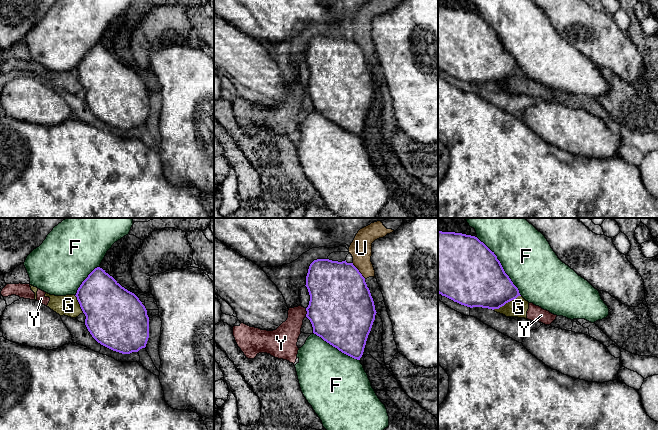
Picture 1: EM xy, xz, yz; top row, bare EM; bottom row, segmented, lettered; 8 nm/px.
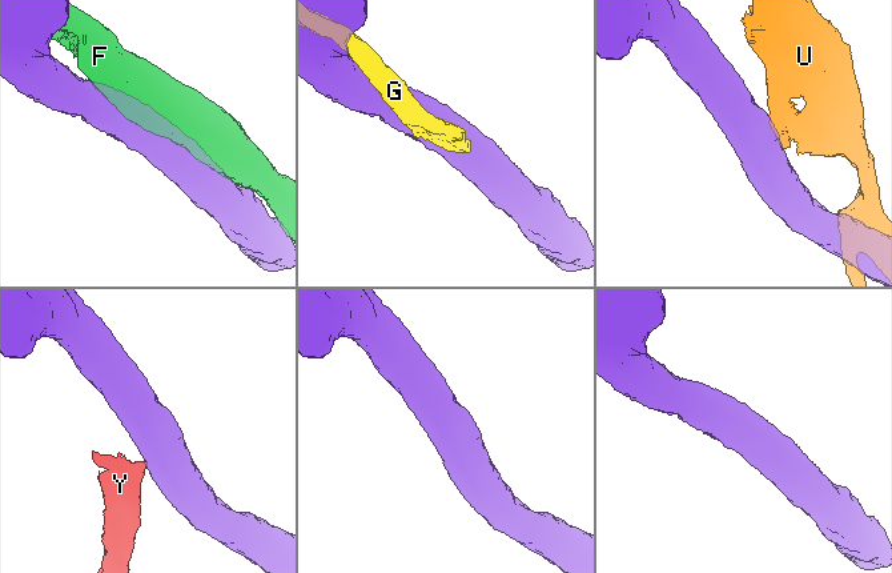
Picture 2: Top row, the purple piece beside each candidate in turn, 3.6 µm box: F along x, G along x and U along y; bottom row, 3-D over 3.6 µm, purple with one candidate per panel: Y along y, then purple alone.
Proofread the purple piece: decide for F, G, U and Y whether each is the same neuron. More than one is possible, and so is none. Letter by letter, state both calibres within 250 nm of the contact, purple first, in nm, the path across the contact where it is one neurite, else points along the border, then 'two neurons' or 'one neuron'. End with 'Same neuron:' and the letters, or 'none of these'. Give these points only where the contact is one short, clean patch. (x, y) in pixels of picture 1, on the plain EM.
F: 480/420 nm | two neurons
G: 400/150 nm | two neurons
U: 480/180 nm | two neurons
Y: 480/190 nm | along xz (305, 84), (306, 92) | two neurons
Same neuron: none of these

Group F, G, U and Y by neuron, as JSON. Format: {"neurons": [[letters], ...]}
{"neurons": [["F"], ["G", "Y"], ["U"]]}

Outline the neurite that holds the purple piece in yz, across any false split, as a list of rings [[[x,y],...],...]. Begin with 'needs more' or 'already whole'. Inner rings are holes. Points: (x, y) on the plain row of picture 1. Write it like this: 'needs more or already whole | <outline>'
already whole | [[[438,7],[438,69],[461,81],[499,85],[521,72],[497,32],[477,13]]]

